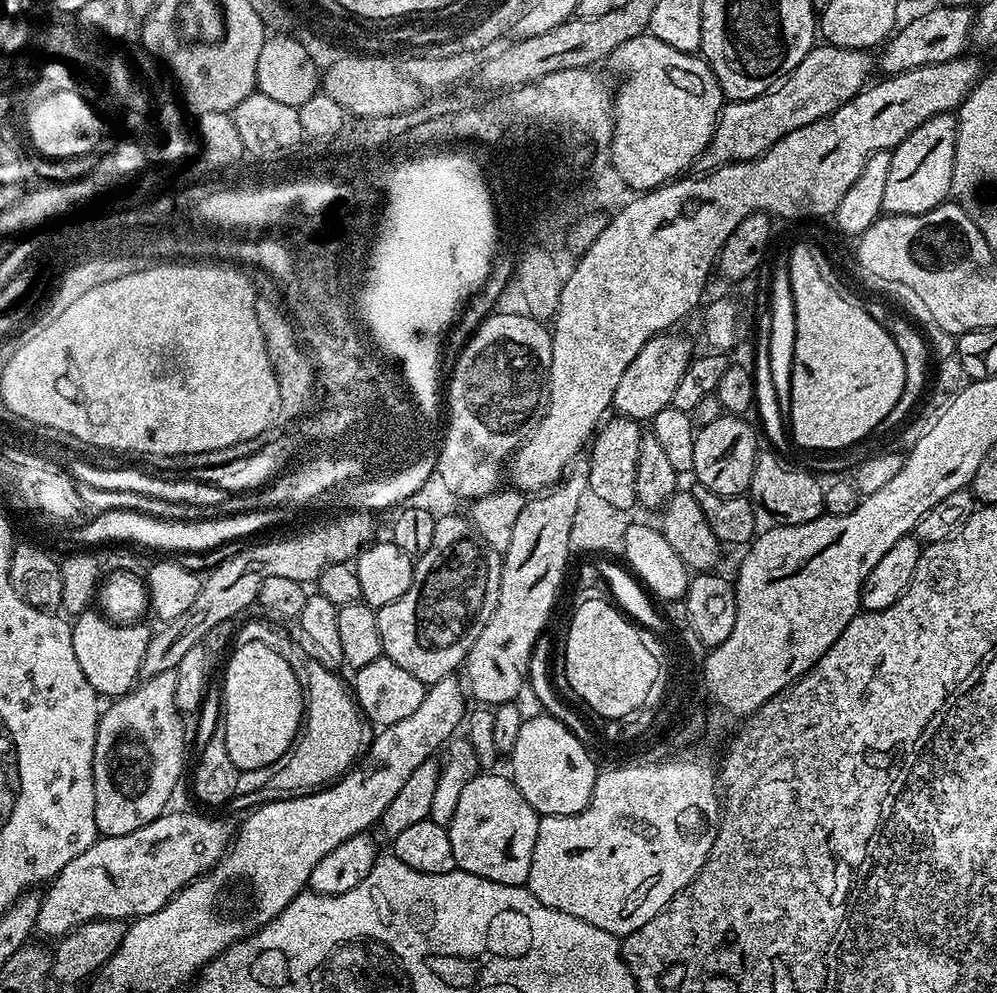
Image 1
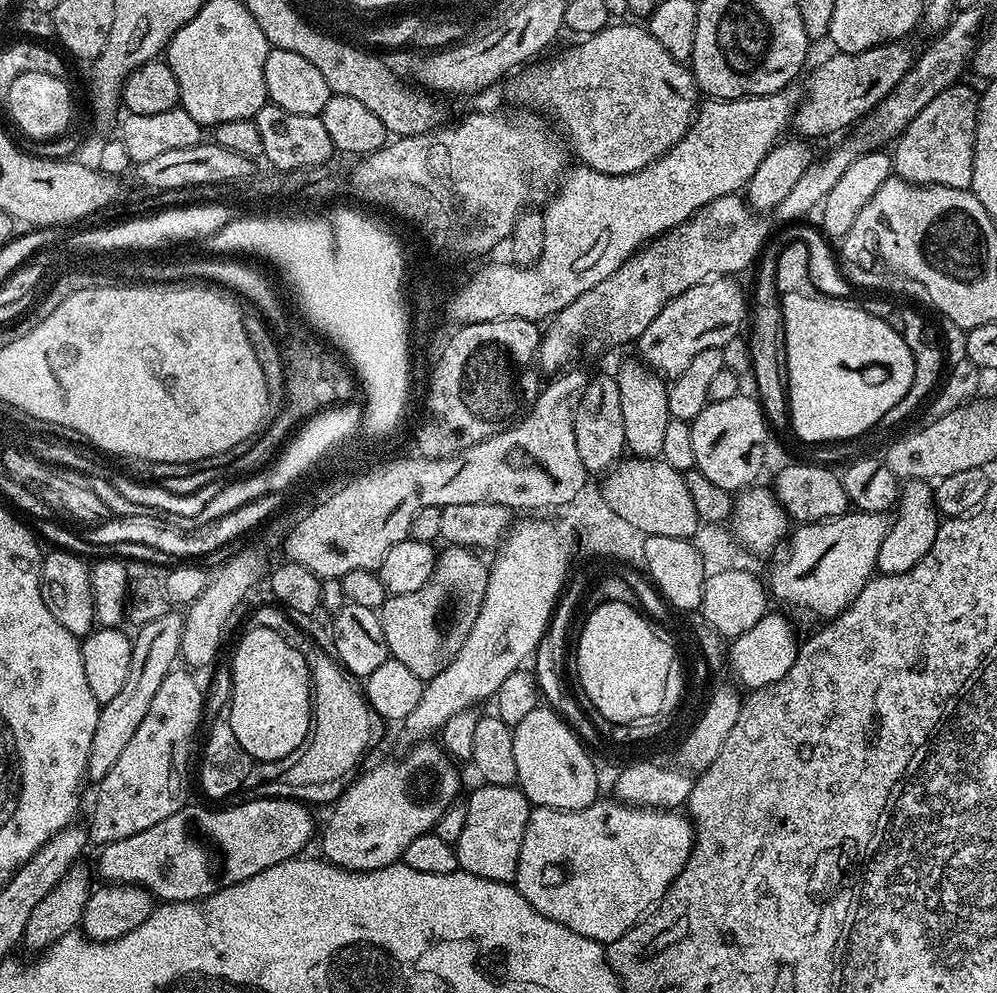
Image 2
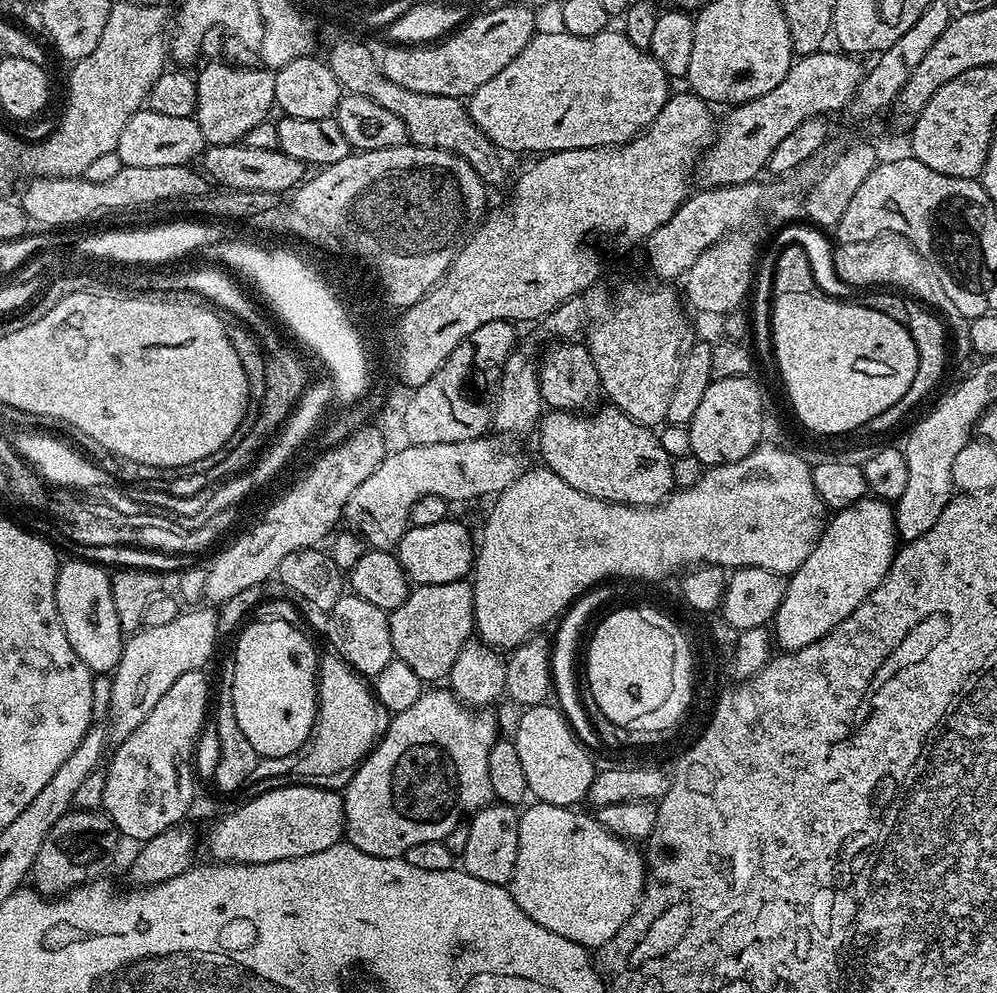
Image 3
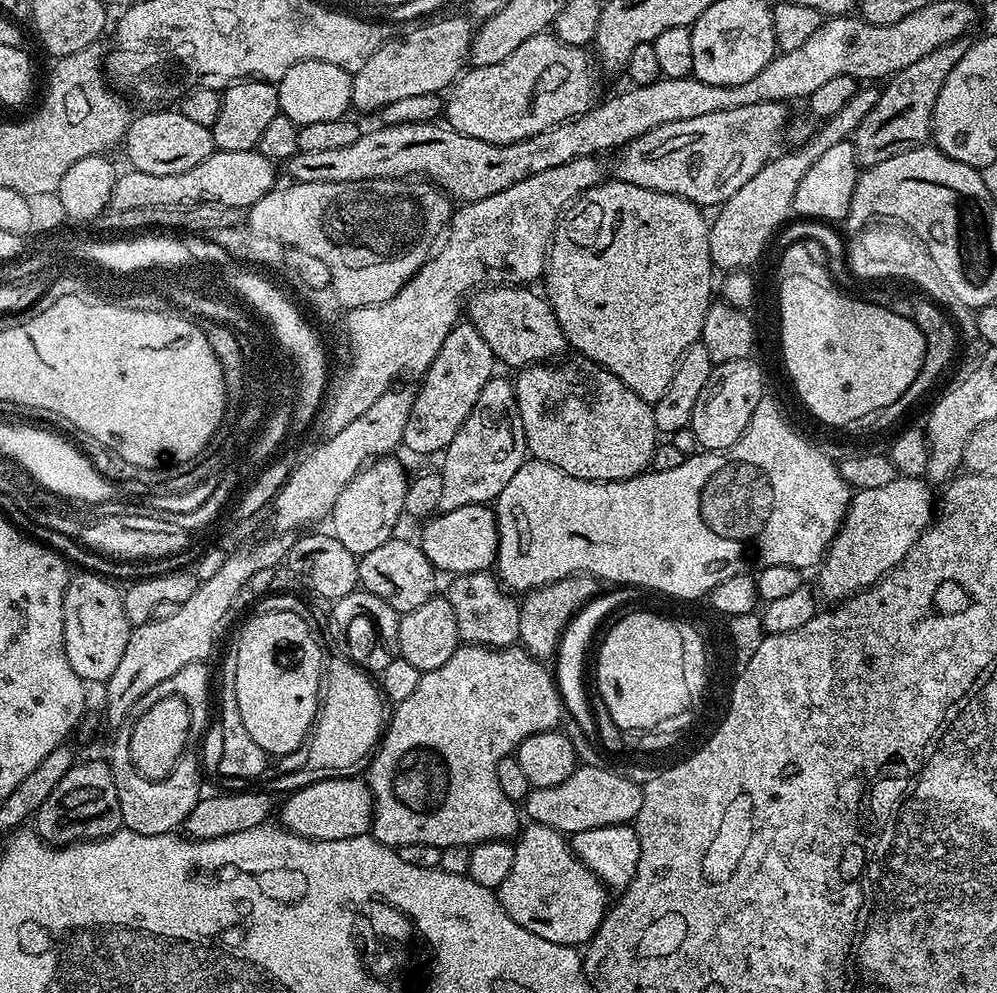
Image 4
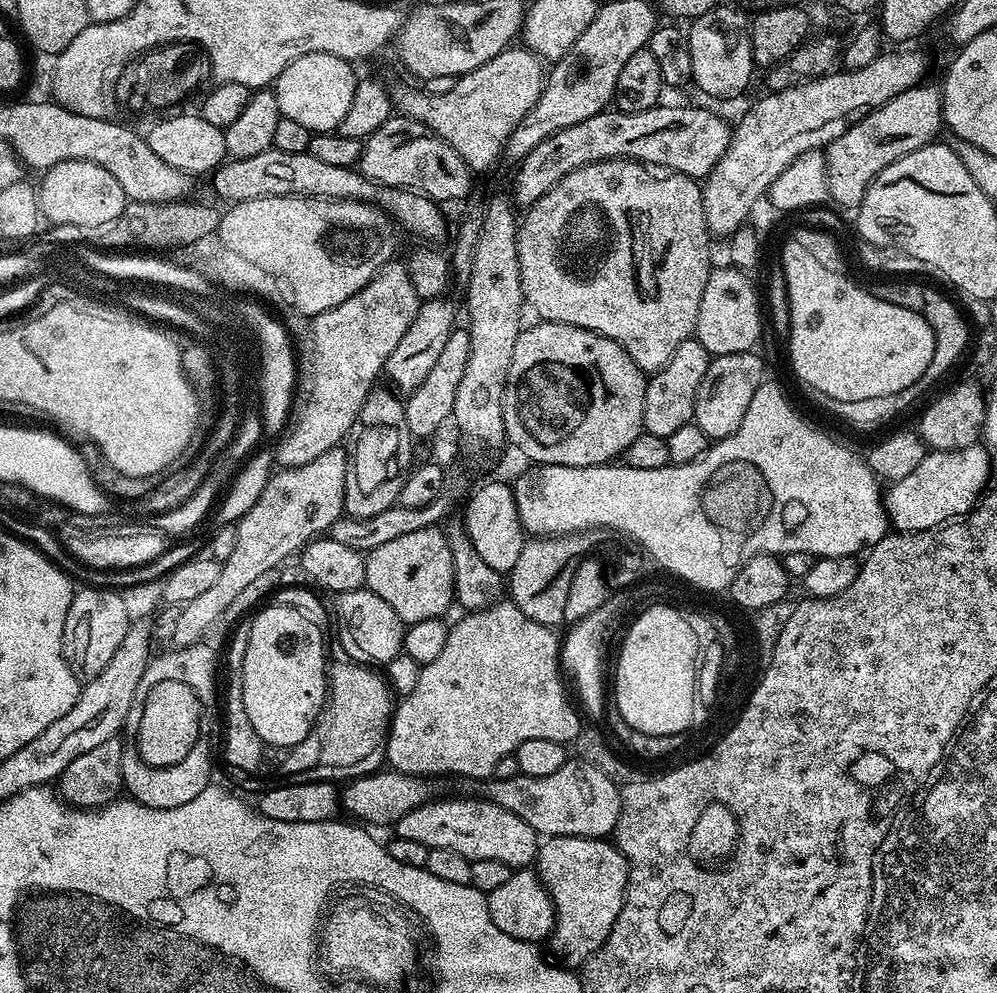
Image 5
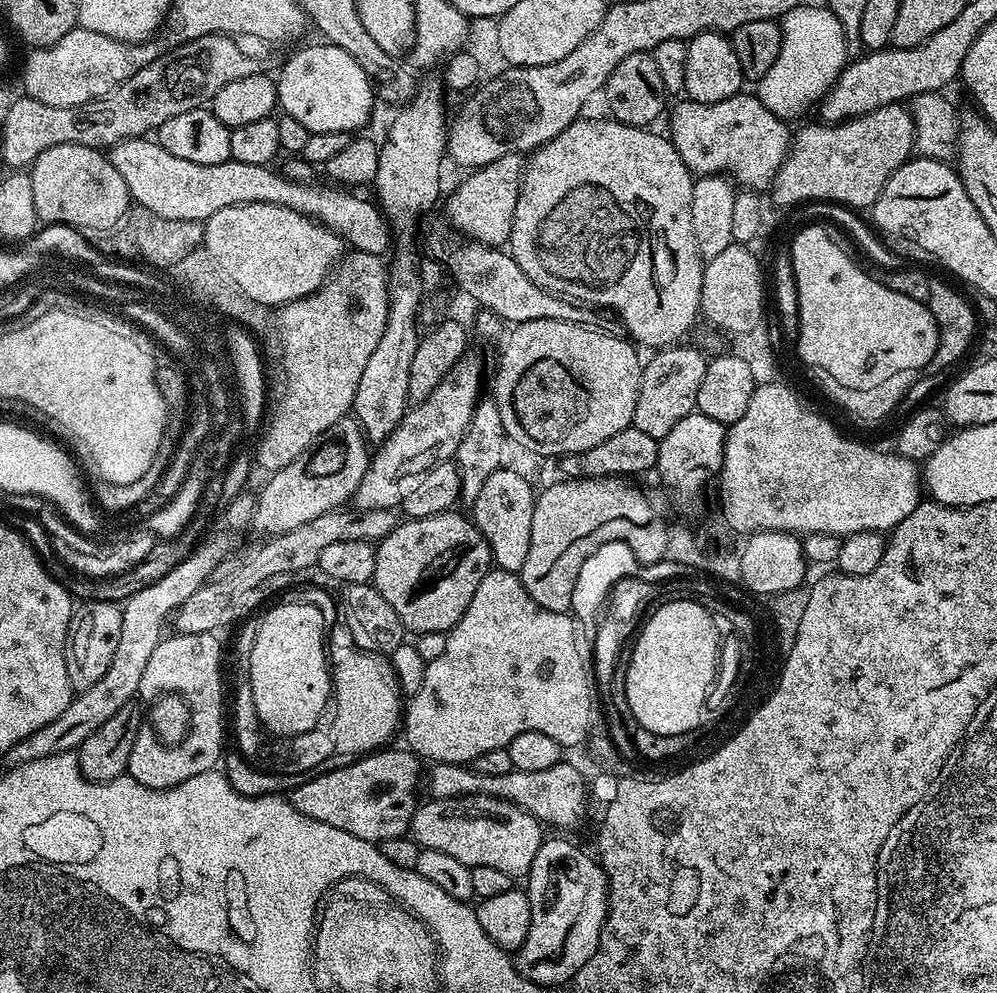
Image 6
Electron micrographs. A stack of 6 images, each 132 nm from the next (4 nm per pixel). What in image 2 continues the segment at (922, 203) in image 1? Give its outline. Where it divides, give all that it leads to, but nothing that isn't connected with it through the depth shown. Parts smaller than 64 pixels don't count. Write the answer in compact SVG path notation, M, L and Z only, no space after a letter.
M961 82L942 90L938 98L933 98L928 105L919 112L918 118L906 126L901 136L896 137L891 149L892 166L895 175L908 184L937 184L951 188L971 189L974 174L974 138L976 137L976 119L980 102L977 89L967 88L967 83Z

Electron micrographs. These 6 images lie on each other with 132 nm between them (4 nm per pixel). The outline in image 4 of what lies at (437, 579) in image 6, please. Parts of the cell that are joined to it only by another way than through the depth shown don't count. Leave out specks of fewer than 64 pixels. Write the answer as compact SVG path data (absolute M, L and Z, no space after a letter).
M393 538L375 547L370 553L359 557L360 582L359 587L365 592L382 598L398 613L418 610L422 602L426 602L432 596L437 595L436 579L438 573L436 568L426 558L424 551L420 549L419 543L408 540Z

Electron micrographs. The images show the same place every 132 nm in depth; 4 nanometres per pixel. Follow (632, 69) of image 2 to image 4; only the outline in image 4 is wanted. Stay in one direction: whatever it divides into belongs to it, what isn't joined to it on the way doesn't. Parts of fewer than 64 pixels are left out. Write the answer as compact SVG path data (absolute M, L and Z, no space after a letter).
M547 31L526 38L510 58L494 66L469 67L447 93L447 127L482 142L513 144L589 112L598 100L598 68L586 53Z

